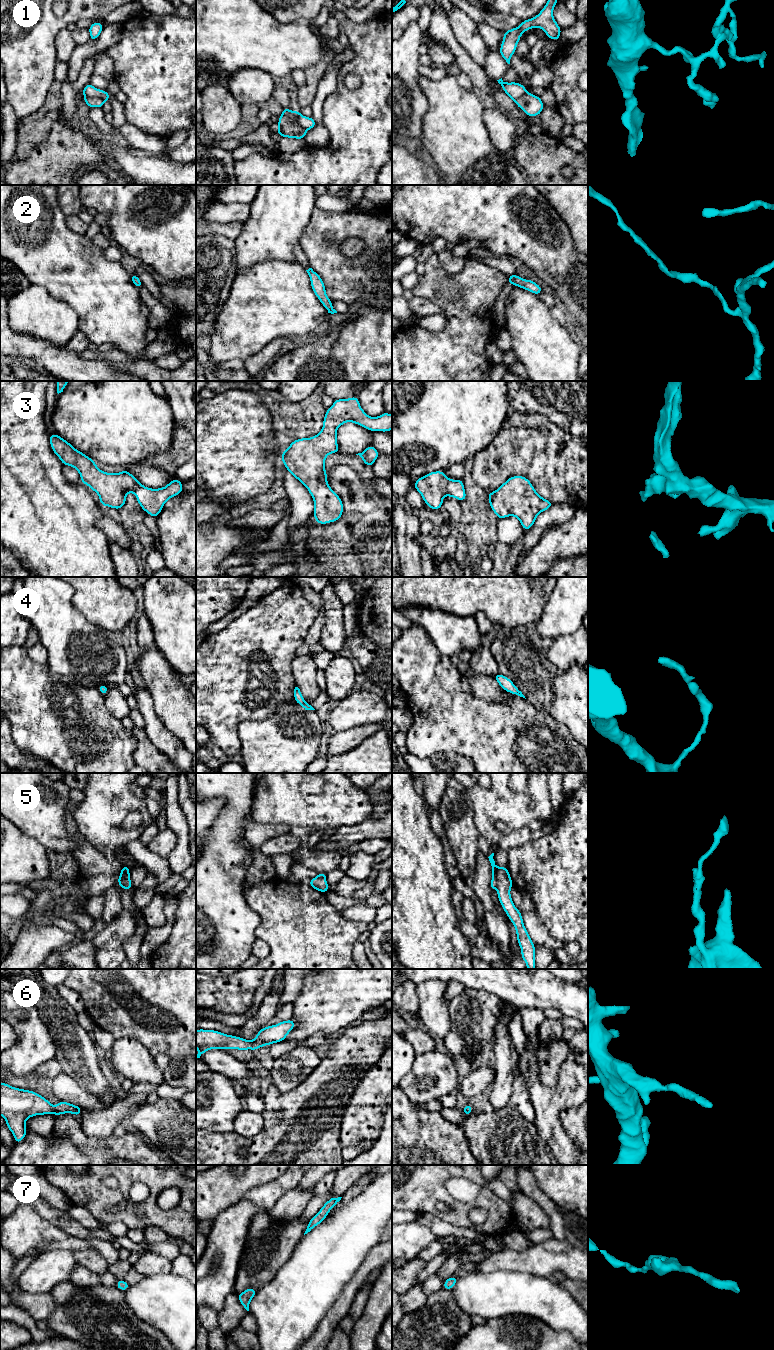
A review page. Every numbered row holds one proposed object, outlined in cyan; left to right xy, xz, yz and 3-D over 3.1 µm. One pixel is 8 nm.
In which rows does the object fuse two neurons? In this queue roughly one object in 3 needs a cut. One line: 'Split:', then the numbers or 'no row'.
Split: 1, 5

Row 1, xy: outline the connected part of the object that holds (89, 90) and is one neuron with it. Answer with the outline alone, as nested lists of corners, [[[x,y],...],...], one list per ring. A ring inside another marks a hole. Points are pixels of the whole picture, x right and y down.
[[[91,83],[87,84],[82,89],[84,97],[91,97],[91,98],[102,98],[105,102],[109,101],[110,95],[105,90],[99,90],[95,88]]]

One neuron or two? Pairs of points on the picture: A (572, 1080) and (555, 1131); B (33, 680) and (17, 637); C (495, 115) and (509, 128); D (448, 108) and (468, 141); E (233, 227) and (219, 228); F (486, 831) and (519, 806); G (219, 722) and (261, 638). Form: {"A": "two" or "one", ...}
{"A": "one", "B": "two", "C": "one", "D": "one", "E": "one", "F": "one", "G": "one"}

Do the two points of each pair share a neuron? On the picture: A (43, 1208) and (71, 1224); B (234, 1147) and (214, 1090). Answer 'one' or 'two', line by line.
A: one
B: two

